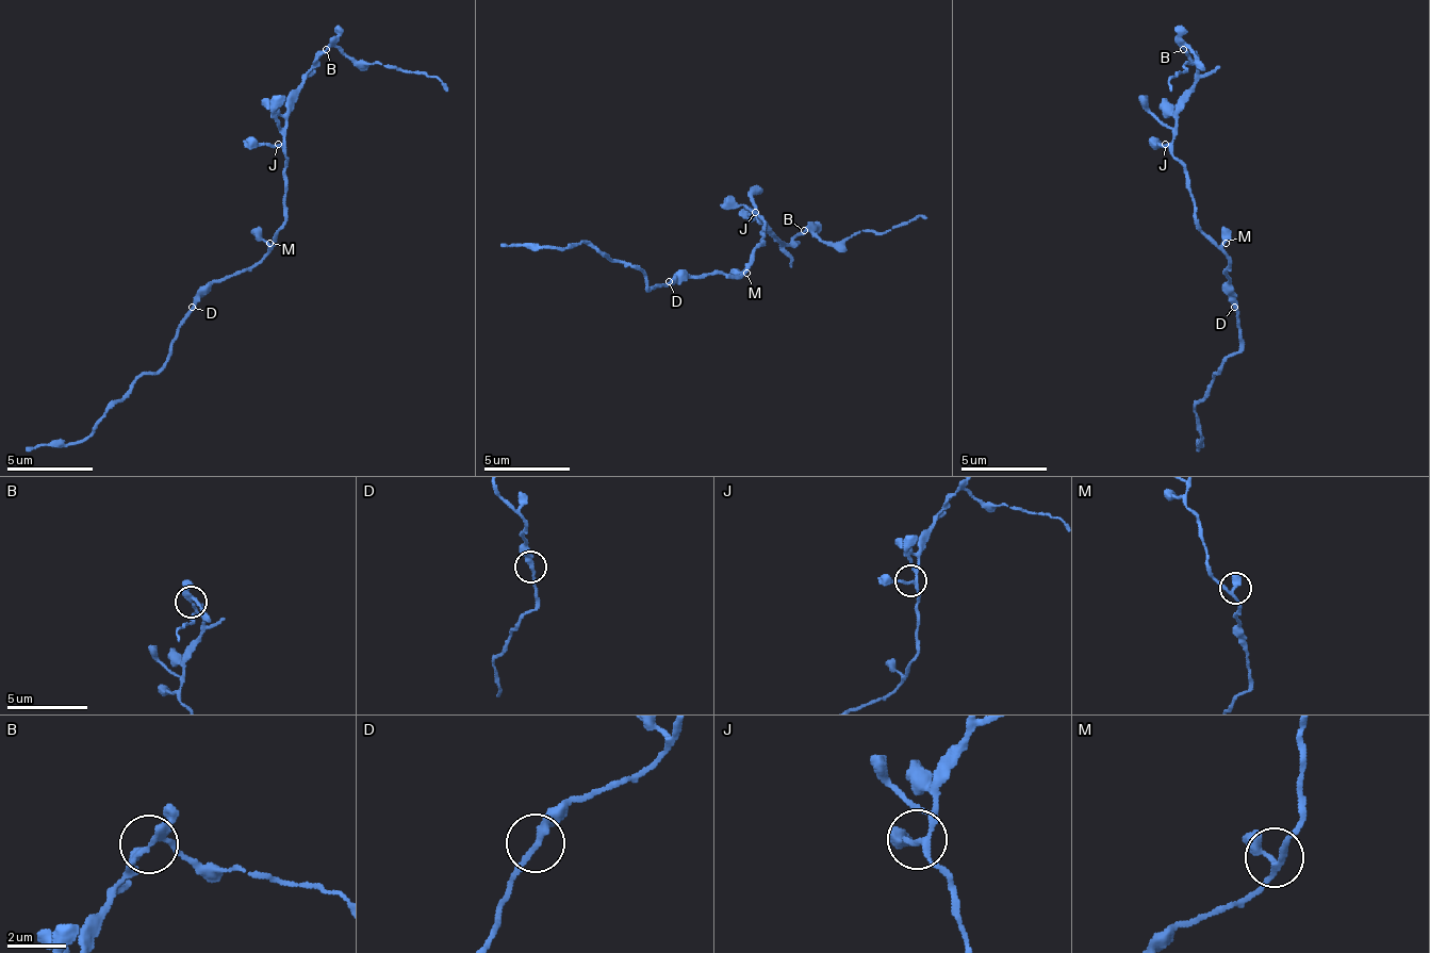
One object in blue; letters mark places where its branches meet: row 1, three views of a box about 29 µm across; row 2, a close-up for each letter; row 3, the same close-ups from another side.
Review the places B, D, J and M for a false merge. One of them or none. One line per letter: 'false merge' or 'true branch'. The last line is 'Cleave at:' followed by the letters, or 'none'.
B: true branch
D: true branch
J: true branch
M: true branch
Cleave at: none

